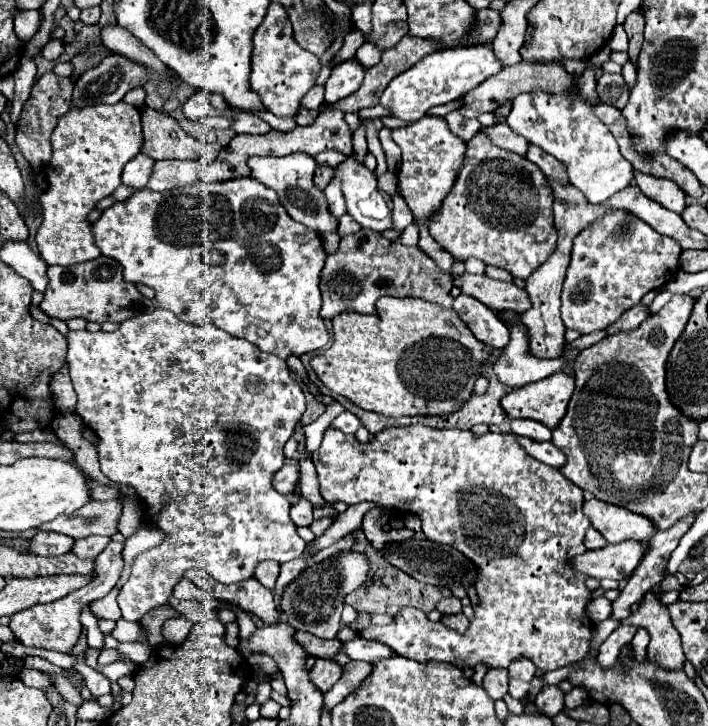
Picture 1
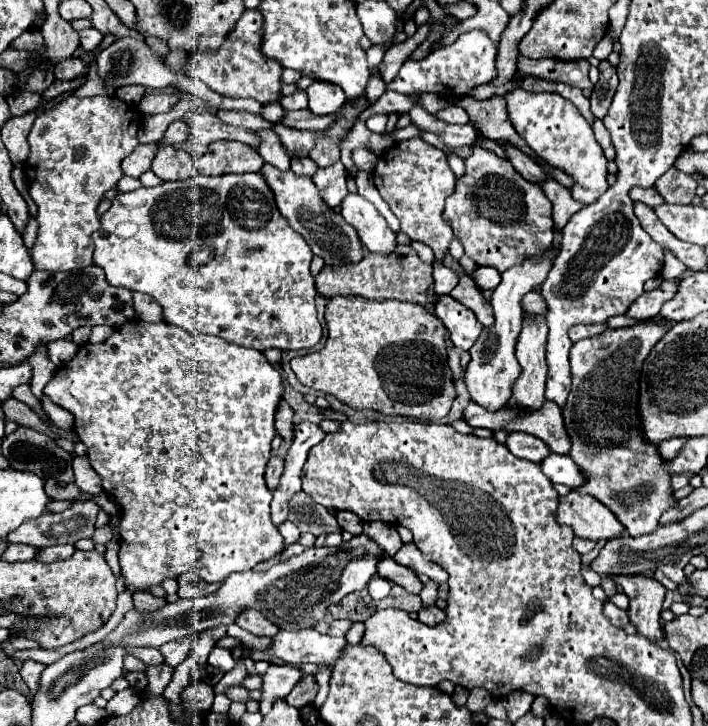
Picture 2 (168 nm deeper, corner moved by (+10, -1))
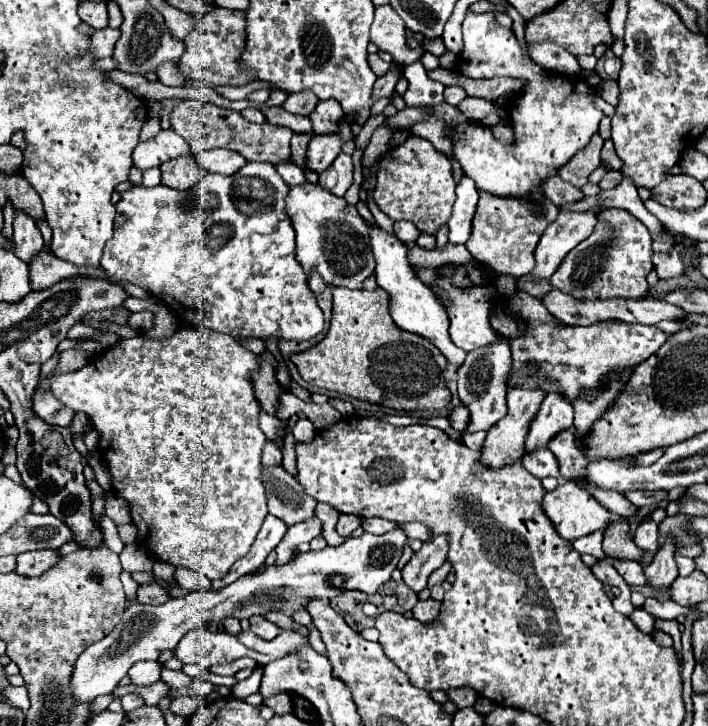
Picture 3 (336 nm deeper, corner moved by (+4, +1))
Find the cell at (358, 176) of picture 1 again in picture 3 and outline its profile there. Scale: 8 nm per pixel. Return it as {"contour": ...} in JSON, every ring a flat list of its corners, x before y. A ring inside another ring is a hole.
{"contour":[[376,223,368,225,370,229,370,243,372,243,372,253,376,259,376,281,378,285,390,293,390,309,392,309,392,319,396,319,396,325,404,331,412,331,418,335,424,335,426,339,432,339,432,343,446,355,448,363,452,365,462,365,466,359,466,351,456,347,450,341,448,335,448,315,446,311,438,305,434,293,422,285,418,277,414,277,414,271,406,259,406,243,402,243,394,233,384,231]]}

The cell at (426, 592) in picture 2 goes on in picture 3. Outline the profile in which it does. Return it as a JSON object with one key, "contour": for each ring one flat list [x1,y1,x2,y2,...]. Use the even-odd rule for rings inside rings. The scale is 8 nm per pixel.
{"contour":[[444,563,442,567,438,567,438,569,430,575,430,579,428,579,428,589,434,587,434,585,440,585,440,583,446,579,446,575,450,573,450,569,452,569,450,563]]}

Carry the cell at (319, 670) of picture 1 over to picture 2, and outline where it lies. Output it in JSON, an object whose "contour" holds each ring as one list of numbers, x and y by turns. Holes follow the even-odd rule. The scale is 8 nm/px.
{"contour":[[308,675,306,681,302,681,302,685,296,685,296,687,284,697,284,701,286,701,288,705,300,709,300,707,304,707,304,705,310,705,310,703,314,701,316,693,318,693,316,679,314,679,314,675]]}

